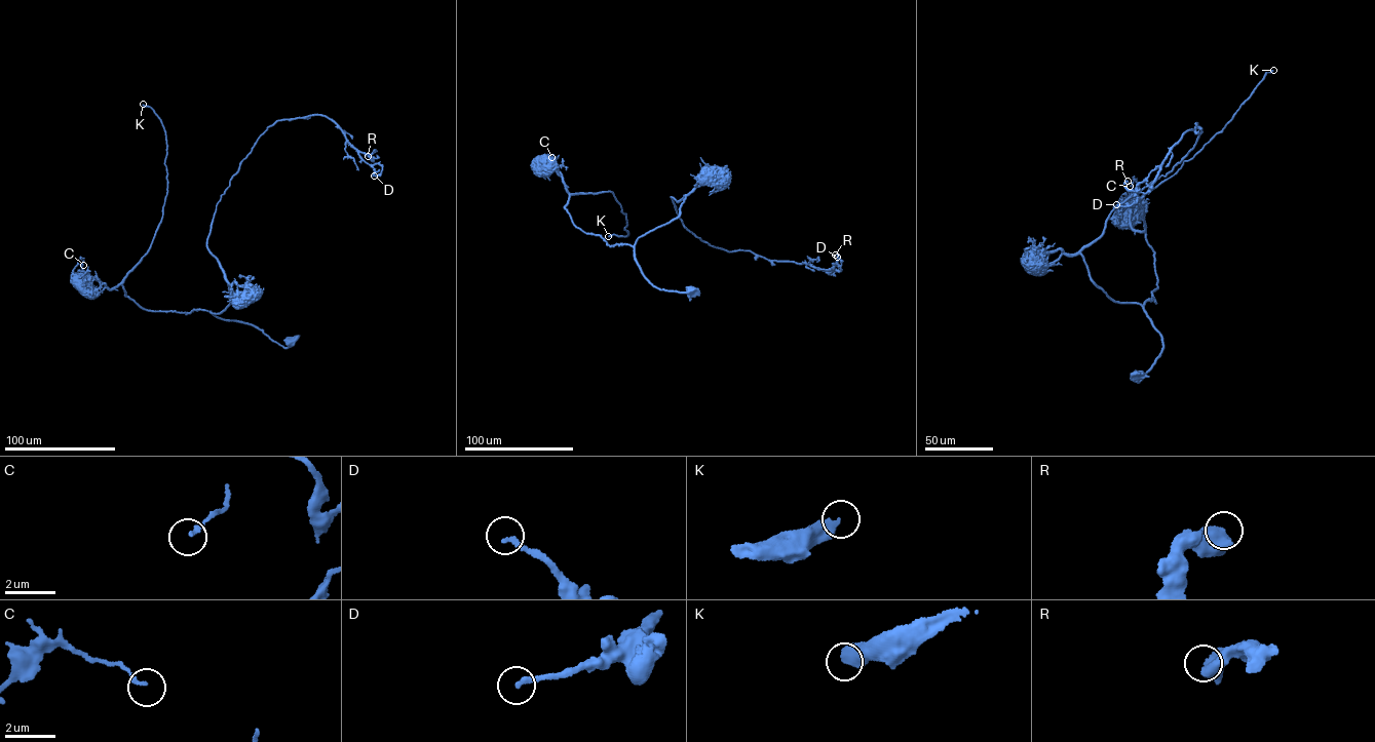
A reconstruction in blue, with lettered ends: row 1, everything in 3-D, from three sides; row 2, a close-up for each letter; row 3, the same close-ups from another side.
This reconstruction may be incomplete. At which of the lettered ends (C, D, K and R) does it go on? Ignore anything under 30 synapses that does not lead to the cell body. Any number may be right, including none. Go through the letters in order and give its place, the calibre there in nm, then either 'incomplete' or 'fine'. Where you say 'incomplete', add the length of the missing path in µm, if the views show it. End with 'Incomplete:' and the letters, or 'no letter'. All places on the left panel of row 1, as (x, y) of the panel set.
C: at (83, 265); 150 nm thick; fine
D: at (374, 176); 200 nm thick; fine
K: at (143, 104); 500 nm thick; incomplete; about 140 µm are missing
R: at (368, 156); 600 nm thick; fine
Incomplete: K

